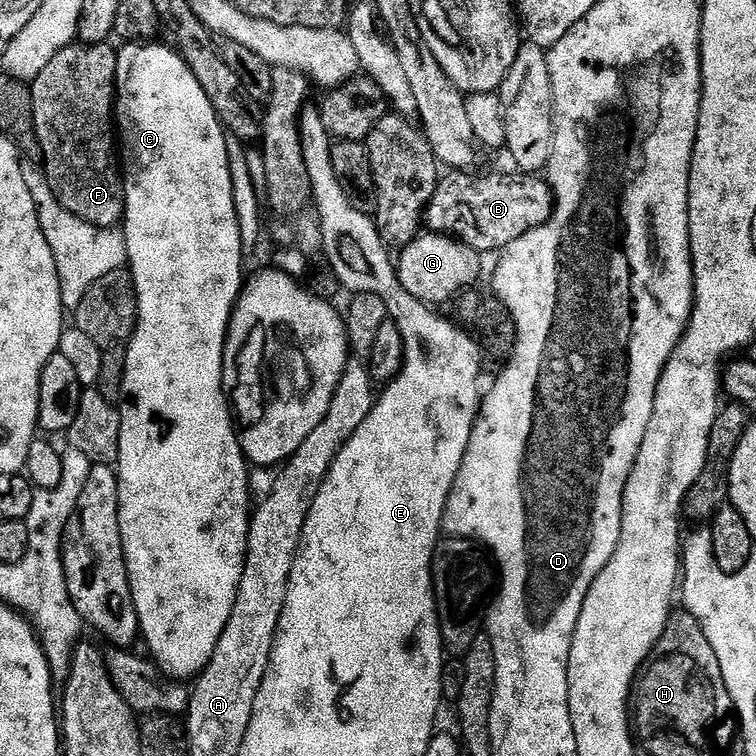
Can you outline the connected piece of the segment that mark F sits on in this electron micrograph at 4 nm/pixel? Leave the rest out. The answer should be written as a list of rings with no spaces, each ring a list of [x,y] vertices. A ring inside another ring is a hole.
[[[107,42],[63,48],[30,84],[32,127],[36,130],[39,155],[44,155],[44,178],[64,209],[99,228],[115,228],[124,219],[124,177],[118,167],[118,144],[114,139],[117,49],[111,46]],[[62,78],[64,102],[76,100],[76,112],[106,112],[104,120],[100,116],[88,116],[84,122],[74,120],[74,126],[82,126],[74,128],[74,148],[70,148],[72,144],[62,144]]]

